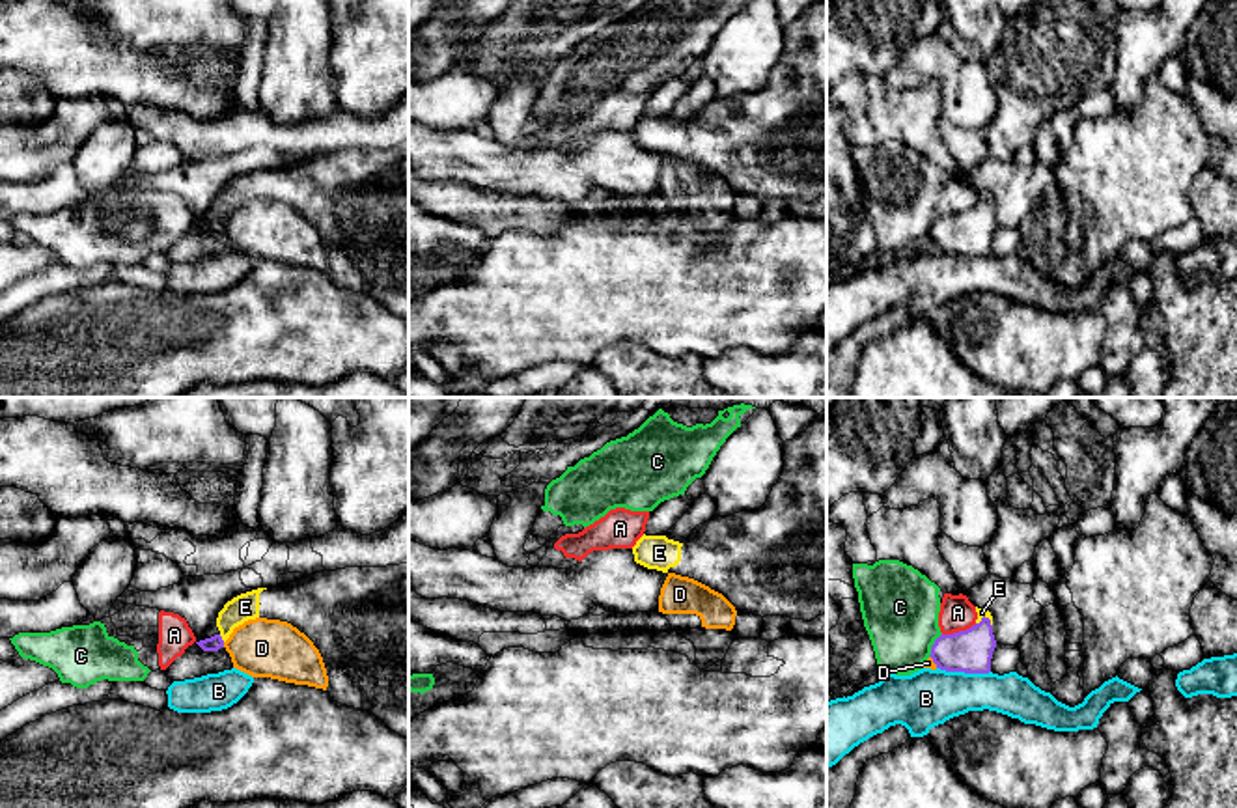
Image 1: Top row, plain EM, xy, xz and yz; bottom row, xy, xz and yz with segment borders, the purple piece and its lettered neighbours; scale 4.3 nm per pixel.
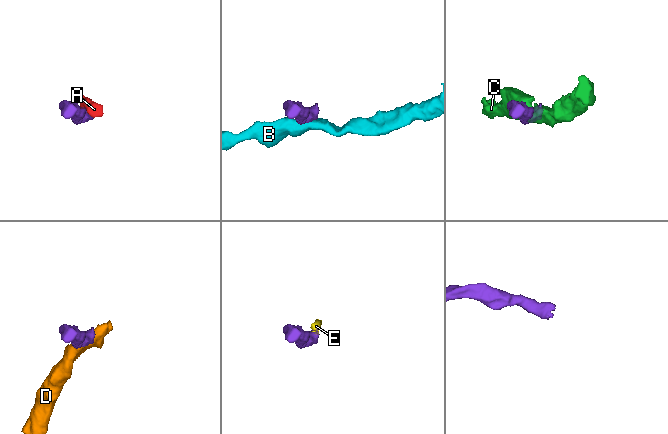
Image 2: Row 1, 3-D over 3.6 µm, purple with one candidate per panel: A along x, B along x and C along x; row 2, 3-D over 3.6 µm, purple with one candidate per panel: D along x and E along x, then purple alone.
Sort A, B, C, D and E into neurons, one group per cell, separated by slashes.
A C / B / D / E

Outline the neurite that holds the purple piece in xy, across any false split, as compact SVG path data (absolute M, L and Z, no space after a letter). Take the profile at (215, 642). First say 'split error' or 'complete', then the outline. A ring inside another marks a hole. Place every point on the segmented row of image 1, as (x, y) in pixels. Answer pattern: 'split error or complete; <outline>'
split error; M409 564L321 571L276 588L257 588L228 601L218 612L218 634L196 642L218 651L235 627L248 620L287 621L319 649L328 696L347 707L373 713L409 739Z

